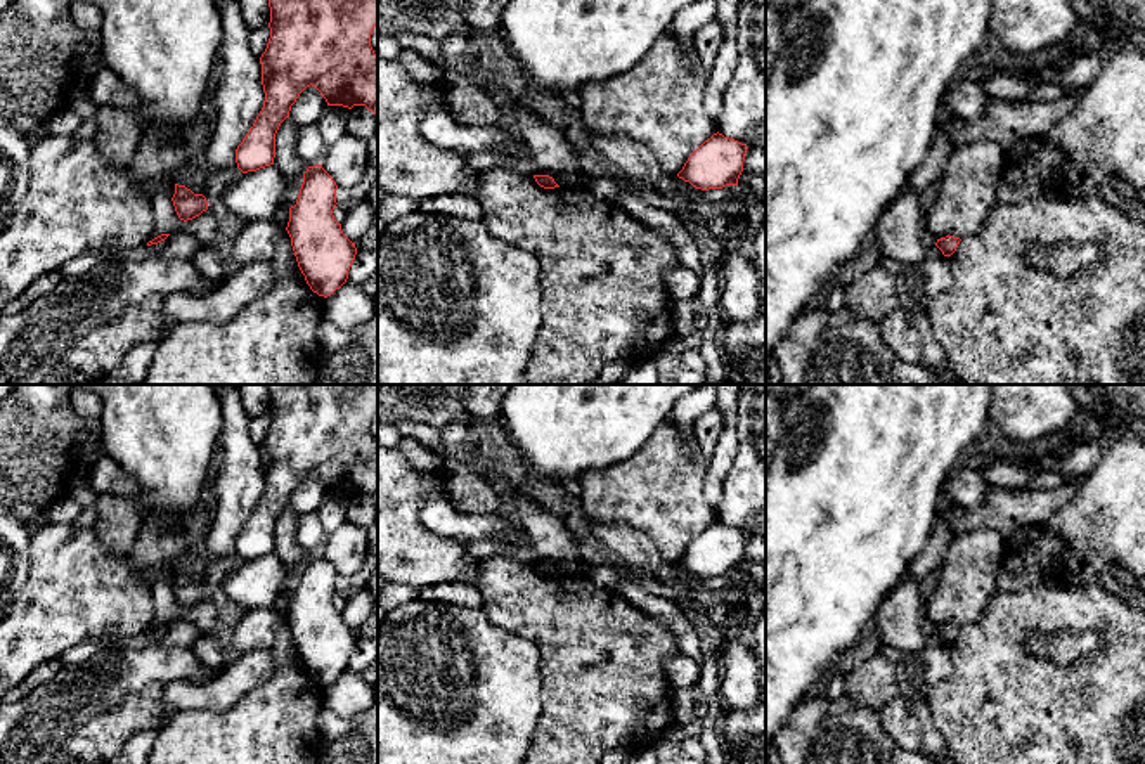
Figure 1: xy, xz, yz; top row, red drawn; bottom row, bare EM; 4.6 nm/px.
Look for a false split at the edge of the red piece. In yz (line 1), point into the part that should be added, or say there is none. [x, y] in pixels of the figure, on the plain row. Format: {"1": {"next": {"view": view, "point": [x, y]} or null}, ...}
{"1": {"next": null}}

